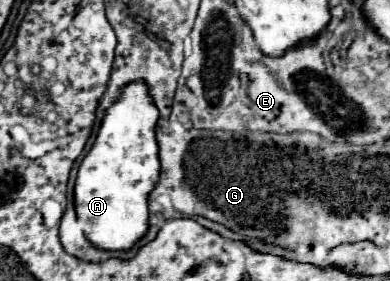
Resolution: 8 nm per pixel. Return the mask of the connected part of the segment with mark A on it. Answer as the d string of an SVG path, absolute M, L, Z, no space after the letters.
M145 83L127 85L121 91L121 101L117 101L111 109L107 109L95 145L79 167L75 183L77 219L85 231L85 237L89 237L89 241L93 241L93 245L97 245L99 249L129 249L147 231L147 217L149 217L147 195L159 179L159 155L155 141L157 117L159 111L153 105L153 101L149 101L147 85Z

